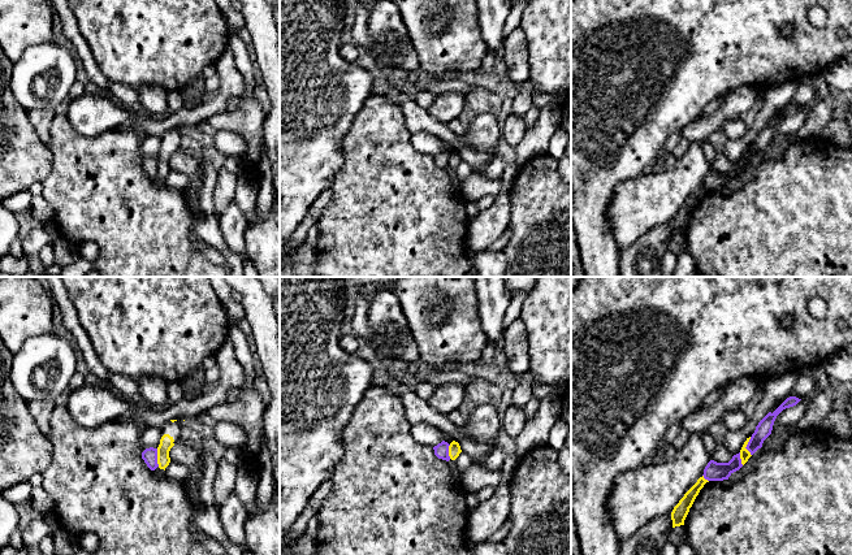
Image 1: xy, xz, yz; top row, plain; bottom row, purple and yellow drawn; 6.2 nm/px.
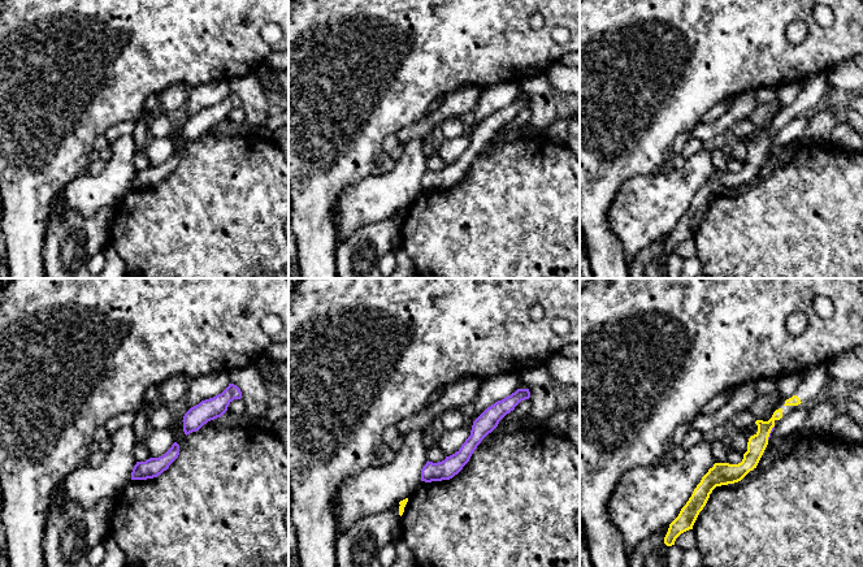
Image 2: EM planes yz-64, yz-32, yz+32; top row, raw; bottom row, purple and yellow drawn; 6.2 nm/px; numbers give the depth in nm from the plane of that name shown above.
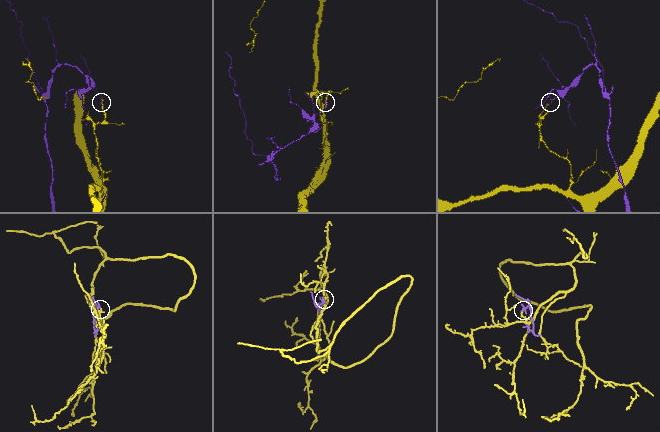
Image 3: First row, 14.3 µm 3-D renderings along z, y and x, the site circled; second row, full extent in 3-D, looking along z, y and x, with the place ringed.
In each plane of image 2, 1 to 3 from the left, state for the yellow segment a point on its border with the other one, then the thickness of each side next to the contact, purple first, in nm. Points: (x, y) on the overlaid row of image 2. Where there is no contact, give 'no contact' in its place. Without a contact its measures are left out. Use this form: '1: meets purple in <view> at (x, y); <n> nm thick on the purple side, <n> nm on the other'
1: no contact
2: no contact
3: meets purple in yz+32 at (771, 432); 20 nm thick on the purple side, 120 nm on the other

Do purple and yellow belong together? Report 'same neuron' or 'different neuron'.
different neuron

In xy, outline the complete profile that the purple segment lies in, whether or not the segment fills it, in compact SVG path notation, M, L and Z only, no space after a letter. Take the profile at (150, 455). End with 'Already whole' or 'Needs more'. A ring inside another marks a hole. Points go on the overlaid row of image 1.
M153 447L146 448L142 452L142 459L144 460L144 463L147 464L147 467L151 471L155 471L159 467L159 464L157 464L157 448L153 448Z. Already whole

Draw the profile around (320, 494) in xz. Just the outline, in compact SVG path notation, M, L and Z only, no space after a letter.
M328 478L325 480L312 494L312 497L310 498L306 508L300 512L300 515L298 516L294 526L291 528L291 530L289 532L287 537L285 539L280 541L280 549L282 547L282 545L286 541L294 541L297 538L299 538L302 534L304 534L306 528L308 521L319 513L321 504L324 503L324 500L326 499L326 497L329 495L332 490L332 480Z

